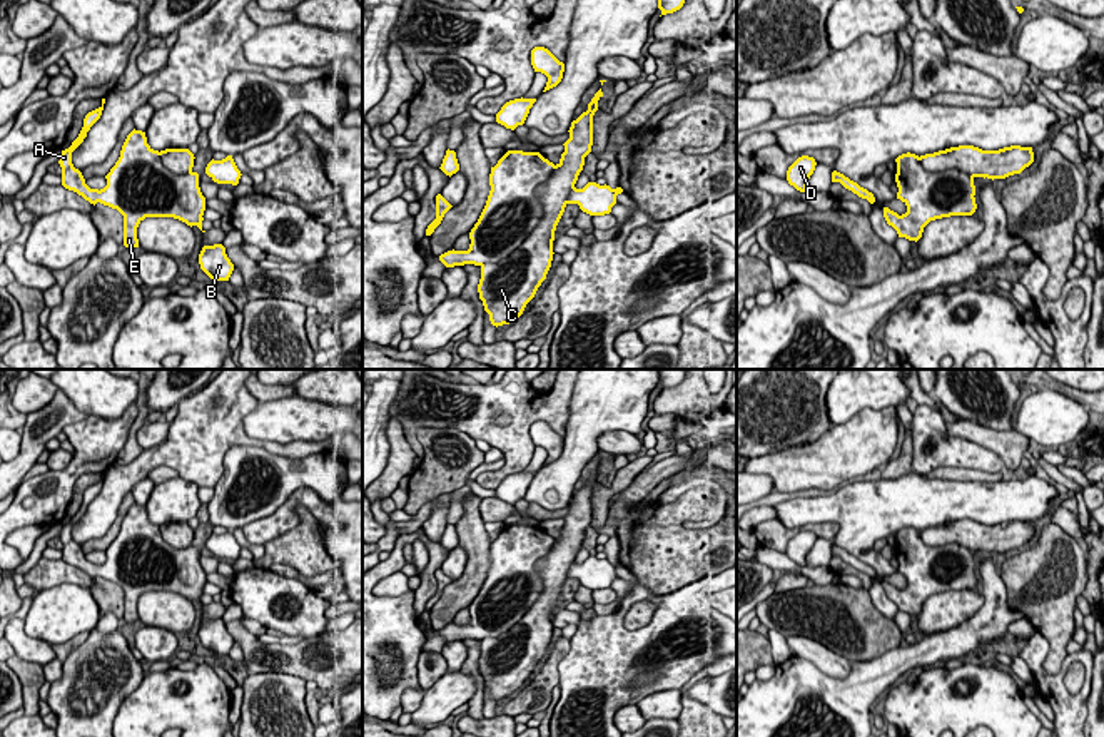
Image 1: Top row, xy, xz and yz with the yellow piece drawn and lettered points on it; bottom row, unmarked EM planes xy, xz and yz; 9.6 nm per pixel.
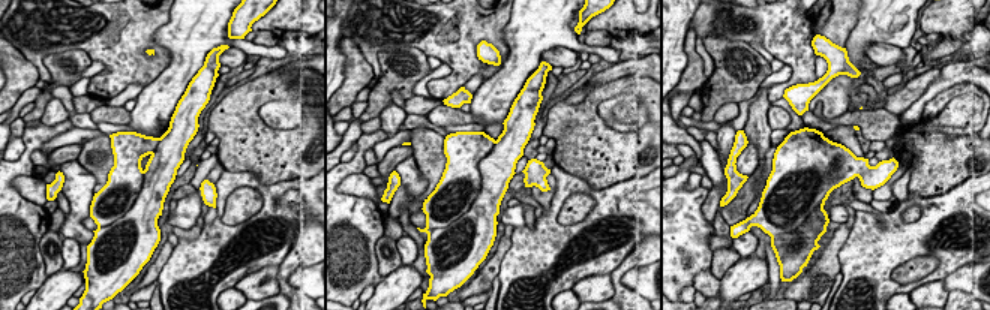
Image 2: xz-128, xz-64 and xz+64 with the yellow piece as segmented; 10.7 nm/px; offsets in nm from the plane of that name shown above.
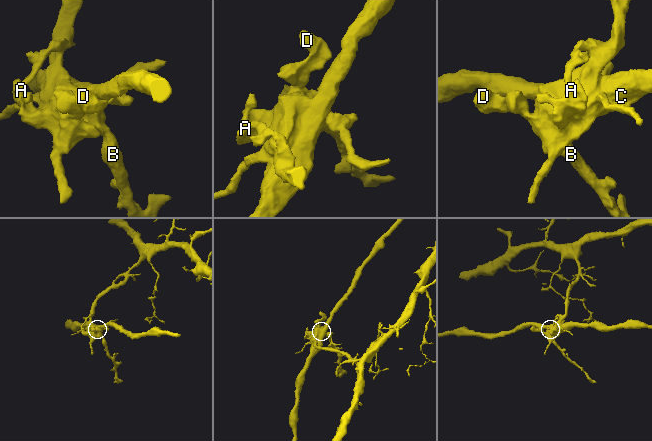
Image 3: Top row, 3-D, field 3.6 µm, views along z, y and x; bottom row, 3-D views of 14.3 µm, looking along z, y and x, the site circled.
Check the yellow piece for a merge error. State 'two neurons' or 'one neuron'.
two neurons

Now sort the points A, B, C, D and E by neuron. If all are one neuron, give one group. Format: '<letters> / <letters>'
A B D E / C

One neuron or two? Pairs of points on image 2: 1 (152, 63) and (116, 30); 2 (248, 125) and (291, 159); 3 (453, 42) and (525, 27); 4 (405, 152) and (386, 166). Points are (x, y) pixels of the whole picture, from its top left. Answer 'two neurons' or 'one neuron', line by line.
1: one neuron
2: one neuron
3: two neurons
4: one neuron

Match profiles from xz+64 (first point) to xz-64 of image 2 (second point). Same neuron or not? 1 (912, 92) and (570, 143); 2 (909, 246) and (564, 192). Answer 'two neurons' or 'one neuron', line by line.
1: two neurons
2: one neuron

